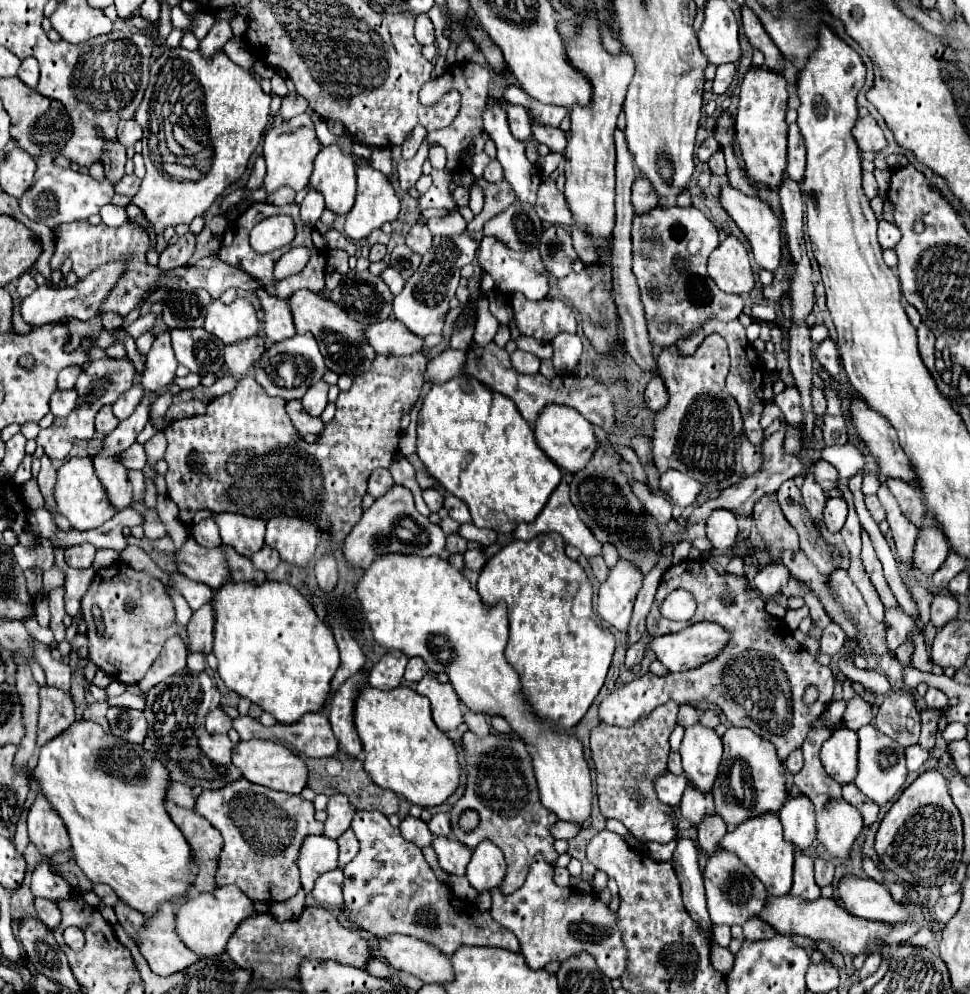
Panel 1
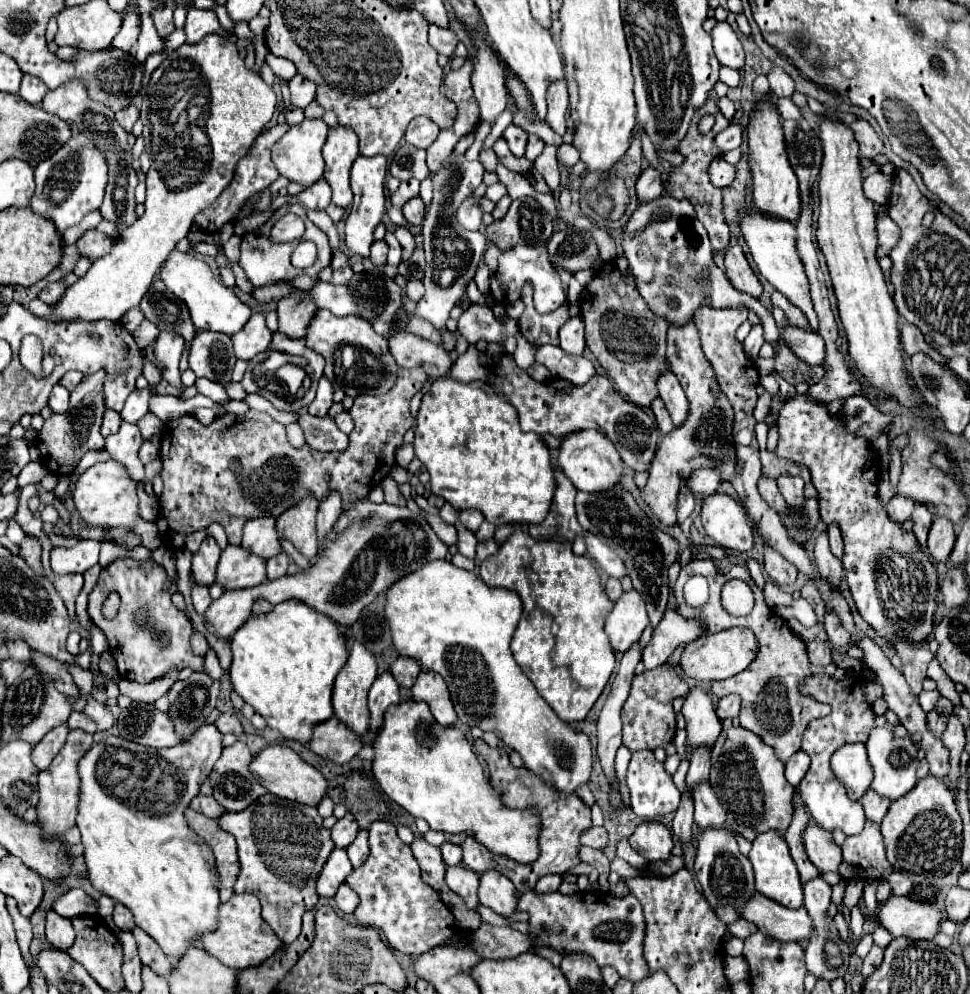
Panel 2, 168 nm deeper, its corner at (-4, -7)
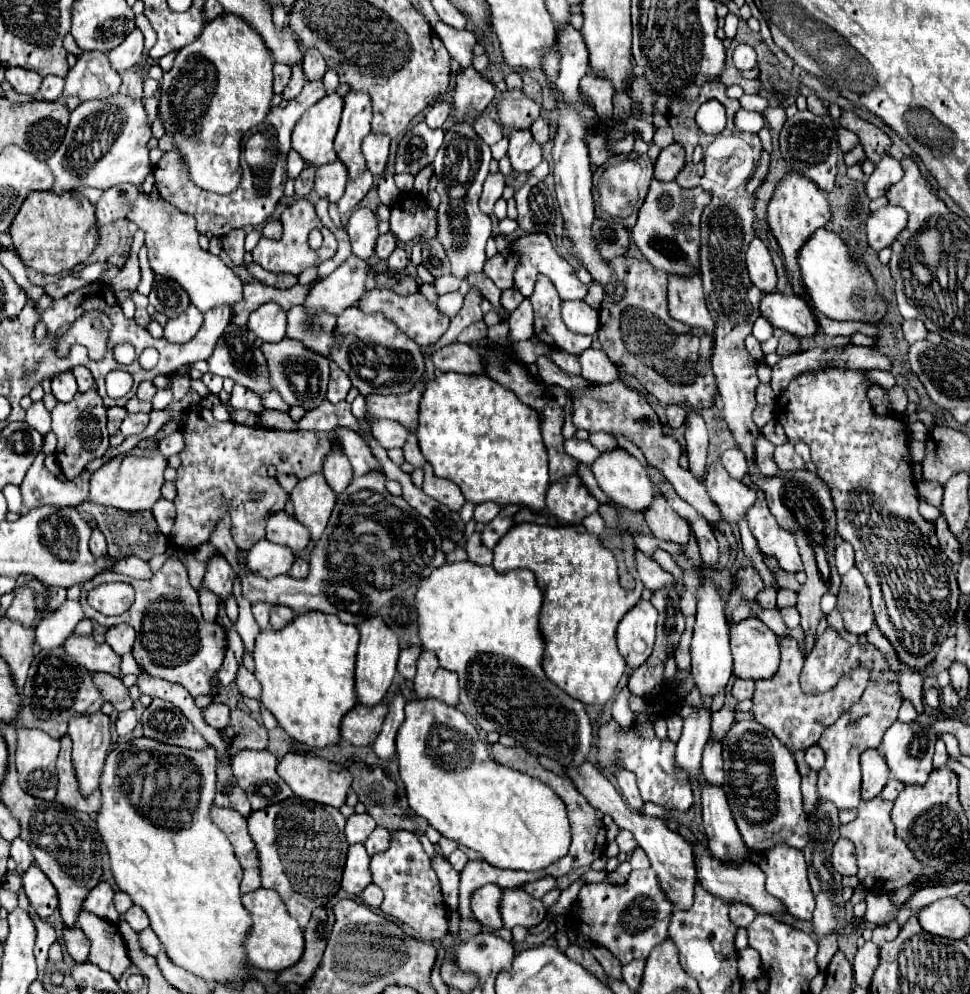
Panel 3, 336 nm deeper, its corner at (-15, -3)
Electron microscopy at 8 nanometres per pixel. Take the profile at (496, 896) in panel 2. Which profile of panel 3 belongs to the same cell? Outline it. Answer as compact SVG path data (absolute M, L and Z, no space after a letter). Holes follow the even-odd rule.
M510 887L510 889L502 889L500 915L504 927L508 929L512 929L514 925L532 927L544 919L546 907L542 905L542 901L524 893L522 887Z

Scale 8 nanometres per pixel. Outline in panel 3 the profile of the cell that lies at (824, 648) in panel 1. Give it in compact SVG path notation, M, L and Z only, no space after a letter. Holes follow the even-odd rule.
M856 567L842 577L838 593L838 611L844 619L846 631L852 635L866 635L874 625L868 585L860 569Z

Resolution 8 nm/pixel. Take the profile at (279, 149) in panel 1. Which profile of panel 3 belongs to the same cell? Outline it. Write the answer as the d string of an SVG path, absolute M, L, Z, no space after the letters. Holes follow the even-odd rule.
M338 93L326 95L308 109L292 131L292 147L312 165L328 165L336 161L334 137L340 123L342 99Z

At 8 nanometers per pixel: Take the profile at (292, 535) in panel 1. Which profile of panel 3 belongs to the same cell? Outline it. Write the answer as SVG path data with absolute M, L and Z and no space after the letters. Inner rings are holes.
M316 473L304 481L298 481L290 499L294 503L296 519L310 531L312 541L318 541L336 503L336 495L328 487L324 475Z

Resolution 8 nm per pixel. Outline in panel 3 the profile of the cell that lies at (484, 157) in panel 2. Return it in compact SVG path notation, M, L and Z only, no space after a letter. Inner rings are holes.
M480 115L476 125L474 125L474 131L484 139L486 145L496 145L502 137L504 137L504 131L502 127L494 121L494 117L488 117L488 115Z

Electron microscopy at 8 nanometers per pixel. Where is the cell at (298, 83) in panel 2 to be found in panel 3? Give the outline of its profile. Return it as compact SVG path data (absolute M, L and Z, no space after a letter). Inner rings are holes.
M308 49L304 53L304 59L302 59L302 67L304 67L304 75L308 81L320 81L326 73L326 61L324 57L316 51L316 49Z

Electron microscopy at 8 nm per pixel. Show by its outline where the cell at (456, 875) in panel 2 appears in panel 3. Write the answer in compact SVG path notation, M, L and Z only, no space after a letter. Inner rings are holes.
M482 885L480 889L476 889L476 893L472 893L474 917L492 929L502 927L502 919L498 913L500 897L502 897L502 891L496 889L496 885Z

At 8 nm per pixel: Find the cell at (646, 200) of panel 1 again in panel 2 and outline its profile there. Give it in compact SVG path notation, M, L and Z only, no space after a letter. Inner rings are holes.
M647 167L637 179L637 197L639 201L653 201L663 195L661 173L655 167Z

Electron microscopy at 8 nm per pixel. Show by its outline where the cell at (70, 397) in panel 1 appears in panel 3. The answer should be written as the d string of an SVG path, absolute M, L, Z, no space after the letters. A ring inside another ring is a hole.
M70 371L58 375L54 381L52 381L52 395L58 399L58 401L72 401L72 397L76 395L78 387L76 387L76 379Z

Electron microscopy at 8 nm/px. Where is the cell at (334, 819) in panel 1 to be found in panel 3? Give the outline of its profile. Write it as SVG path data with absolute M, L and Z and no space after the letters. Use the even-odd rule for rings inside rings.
M354 813L346 819L346 829L344 829L346 841L350 845L364 843L368 839L368 835L374 831L374 827L376 827L376 823L372 821L372 817L368 813L362 813L362 815Z

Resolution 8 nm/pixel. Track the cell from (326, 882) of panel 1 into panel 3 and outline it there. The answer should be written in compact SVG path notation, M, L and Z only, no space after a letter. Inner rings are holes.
M368 885L368 887L358 895L358 899L360 899L364 905L372 907L372 909L378 909L378 907L382 905L382 893L380 893L378 885Z

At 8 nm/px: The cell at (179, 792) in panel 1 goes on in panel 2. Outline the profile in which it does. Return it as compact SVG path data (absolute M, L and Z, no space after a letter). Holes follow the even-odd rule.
M197 795L197 797L191 801L189 807L191 807L191 809L197 809L199 813L205 813L207 817L213 817L213 819L221 817L223 813L227 813L227 809L225 809L223 805L219 805L213 797L207 797L207 795Z

